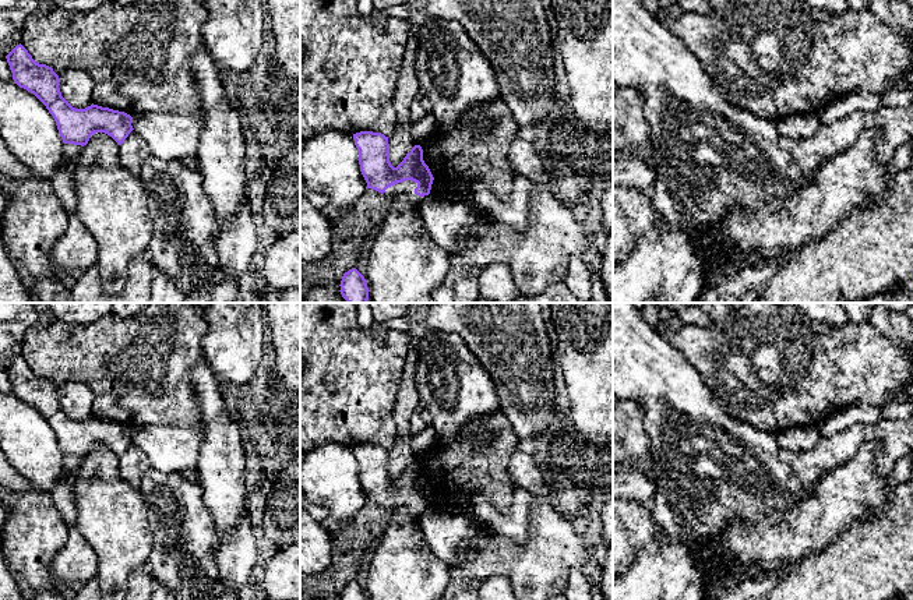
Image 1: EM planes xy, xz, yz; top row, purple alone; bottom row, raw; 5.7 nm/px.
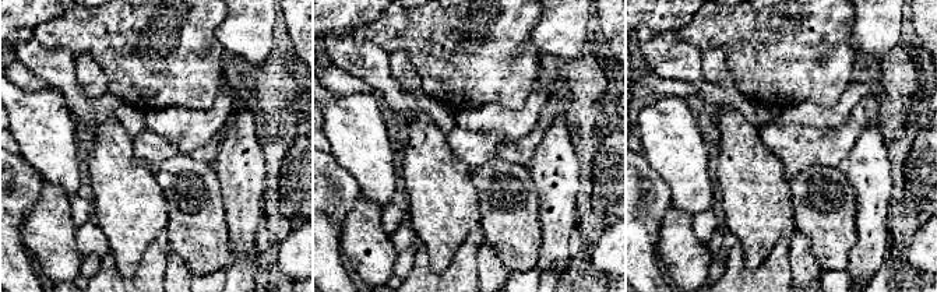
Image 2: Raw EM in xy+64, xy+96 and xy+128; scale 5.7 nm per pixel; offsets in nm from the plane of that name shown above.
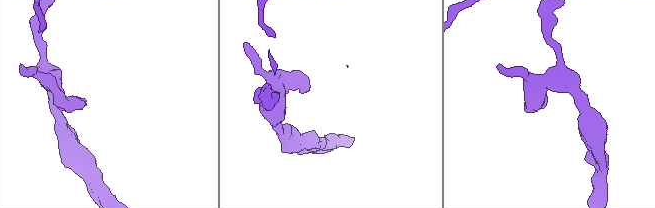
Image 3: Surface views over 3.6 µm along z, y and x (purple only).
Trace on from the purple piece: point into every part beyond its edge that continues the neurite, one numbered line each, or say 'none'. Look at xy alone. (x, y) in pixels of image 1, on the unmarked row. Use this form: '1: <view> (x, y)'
none

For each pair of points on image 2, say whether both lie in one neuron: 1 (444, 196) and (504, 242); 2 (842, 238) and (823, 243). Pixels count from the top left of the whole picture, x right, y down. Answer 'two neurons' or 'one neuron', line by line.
1: two neurons
2: one neuron

